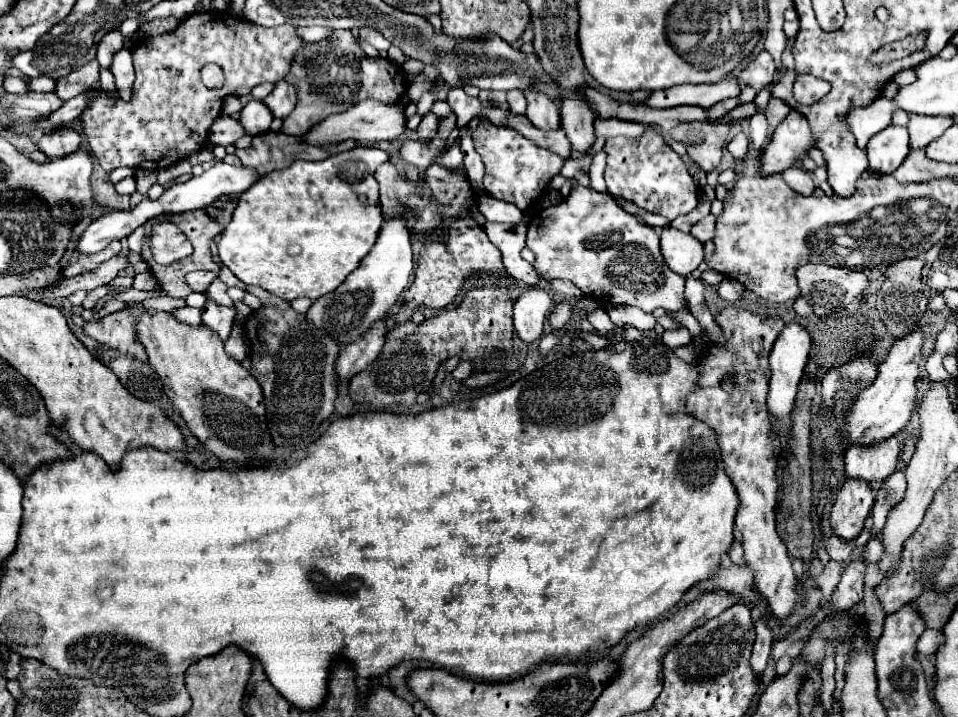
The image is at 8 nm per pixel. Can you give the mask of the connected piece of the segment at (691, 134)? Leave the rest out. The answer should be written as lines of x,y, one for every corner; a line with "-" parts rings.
696,121
678,125
670,131
670,137
674,141
680,141
686,147
690,159
696,161
704,171
712,171
722,159
722,149
726,145
728,133
730,125

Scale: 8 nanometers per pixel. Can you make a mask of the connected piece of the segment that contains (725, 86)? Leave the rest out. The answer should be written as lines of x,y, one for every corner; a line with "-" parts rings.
726,77
718,83
706,83
706,85
676,85
672,89
654,91
648,101
644,101
650,107
664,109
664,107
676,107
676,105
698,105
698,107
710,107
714,103
720,103
728,97
740,95
740,81
736,77

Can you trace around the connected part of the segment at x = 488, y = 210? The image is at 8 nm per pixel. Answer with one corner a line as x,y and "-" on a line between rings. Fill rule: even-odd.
488,195
478,197
478,207
486,221
496,221
496,223
522,223
524,213
516,209
514,205
508,205
504,201
492,201

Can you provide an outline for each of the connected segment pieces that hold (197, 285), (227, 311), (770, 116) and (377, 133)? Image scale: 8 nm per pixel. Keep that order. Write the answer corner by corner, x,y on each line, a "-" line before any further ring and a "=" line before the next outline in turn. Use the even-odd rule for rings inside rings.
192,271
186,275
186,283
190,285
192,291
196,293
206,293
208,285
216,279
218,275
216,273
210,273
210,271
=
210,297
206,299
206,305
202,309
202,323
210,329
214,329
222,341
228,339
230,329
232,329
232,321
236,317
236,307
224,307
224,305
216,305
216,301
212,301
=
770,97
769,103
766,105
766,109
764,109
764,115
766,115
766,119
768,119
768,137
774,133
778,121
780,121
782,117
786,117
790,111
792,111
792,107
790,107
788,103
784,103
782,99
=
404,95
400,103
396,105
384,105
374,99
364,99
356,103
354,107
346,109
344,113
330,115
322,123
314,125
310,133
304,135
304,141
314,143
314,145
324,145
324,143
340,143
344,139
356,139
364,145
376,143
376,141
392,141
400,137
406,131
406,105
410,103
410,95

